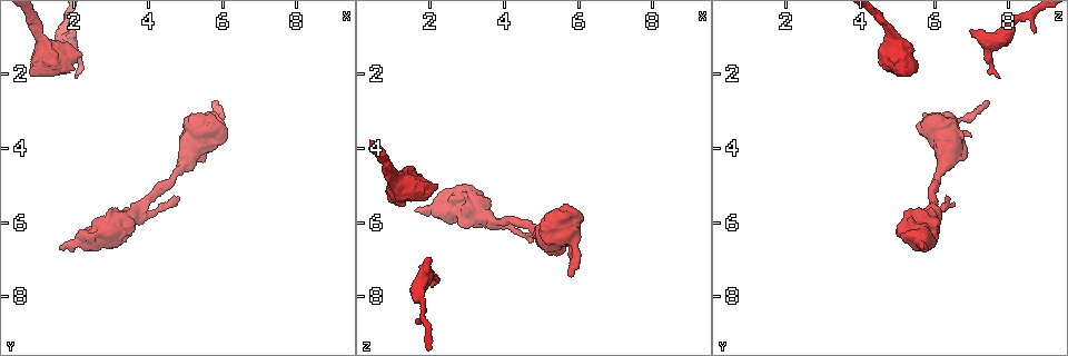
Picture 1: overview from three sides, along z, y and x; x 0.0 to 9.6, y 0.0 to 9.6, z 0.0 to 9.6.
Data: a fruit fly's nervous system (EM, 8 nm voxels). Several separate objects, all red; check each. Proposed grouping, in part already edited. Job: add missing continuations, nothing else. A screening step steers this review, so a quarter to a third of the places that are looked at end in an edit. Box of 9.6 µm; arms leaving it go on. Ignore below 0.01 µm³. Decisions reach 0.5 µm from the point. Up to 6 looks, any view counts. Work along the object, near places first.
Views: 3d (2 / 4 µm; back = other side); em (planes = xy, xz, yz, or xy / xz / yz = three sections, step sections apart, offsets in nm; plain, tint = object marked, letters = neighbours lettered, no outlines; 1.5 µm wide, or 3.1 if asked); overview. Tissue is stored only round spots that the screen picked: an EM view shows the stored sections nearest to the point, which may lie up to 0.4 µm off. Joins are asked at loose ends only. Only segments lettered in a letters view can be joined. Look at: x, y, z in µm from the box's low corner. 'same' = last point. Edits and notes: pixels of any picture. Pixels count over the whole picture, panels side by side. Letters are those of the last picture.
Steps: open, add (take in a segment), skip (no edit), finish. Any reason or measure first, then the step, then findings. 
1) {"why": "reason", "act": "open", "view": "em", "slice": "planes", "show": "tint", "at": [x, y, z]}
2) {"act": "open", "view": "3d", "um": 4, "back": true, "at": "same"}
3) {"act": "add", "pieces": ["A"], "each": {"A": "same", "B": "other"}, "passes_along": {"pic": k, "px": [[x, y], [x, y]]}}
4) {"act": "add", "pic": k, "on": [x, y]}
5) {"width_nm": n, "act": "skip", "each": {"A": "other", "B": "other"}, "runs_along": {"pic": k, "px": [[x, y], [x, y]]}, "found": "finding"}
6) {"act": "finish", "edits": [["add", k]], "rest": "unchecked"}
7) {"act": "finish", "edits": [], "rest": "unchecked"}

{"why": "an open end", "act": "open", "view": "3d", "um": 2, "at": [1.60, 6.70, 5.75]}

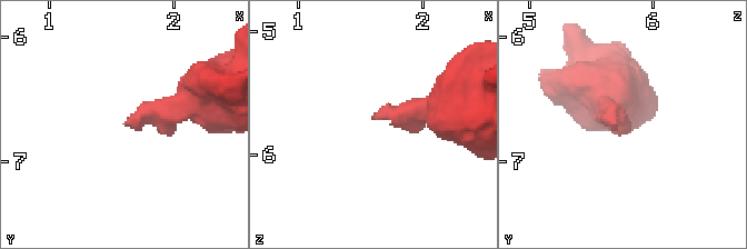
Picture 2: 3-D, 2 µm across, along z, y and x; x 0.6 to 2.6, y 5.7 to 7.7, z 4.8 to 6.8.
{"why": "need the tissue", "act": "open", "view": "em", "slice": "xy", "step": 4, "show": "letters", "at": [1.60, 6.70, 5.68]}

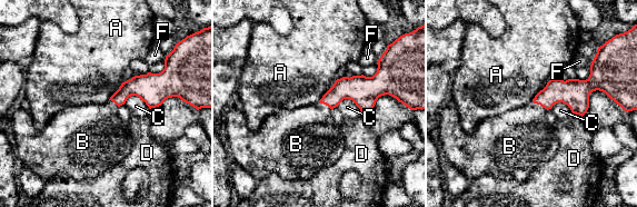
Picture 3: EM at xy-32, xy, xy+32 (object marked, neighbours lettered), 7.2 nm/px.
{"why": "cut it another way", "act": "open", "view": "em", "slice": "planes", "show": "letters", "at": "same"}

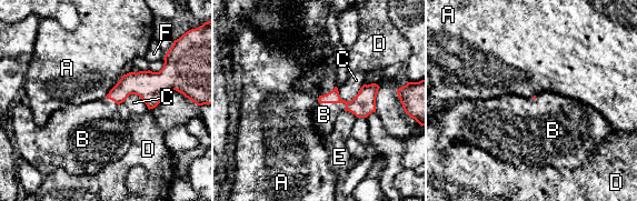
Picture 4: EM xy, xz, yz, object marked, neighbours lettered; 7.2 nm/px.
{"act": "add", "pieces": ["B"], "each": {"A": "other", "B": "same", "C": "other", "D": "other", "E": "other", "F": "other"}, "passes_along": {"pic": 4, "px": [[364, 103], [334, 102], [324, 114]]}, "found": "it goes on there"}

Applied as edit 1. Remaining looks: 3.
{"act": "open", "view": "overview"}

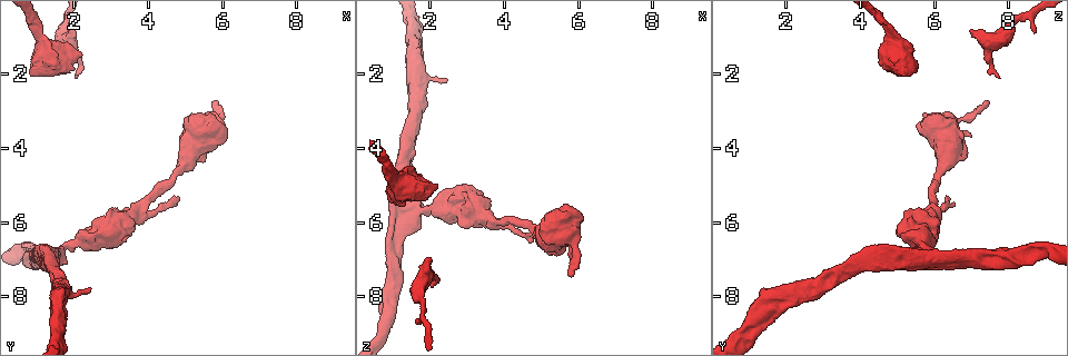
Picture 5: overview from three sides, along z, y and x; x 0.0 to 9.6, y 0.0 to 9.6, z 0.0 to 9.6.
{"why": "free end", "act": "open", "view": "em", "slice": "planes", "show": "tint", "at": [4.90, 5.25, 6.35]}

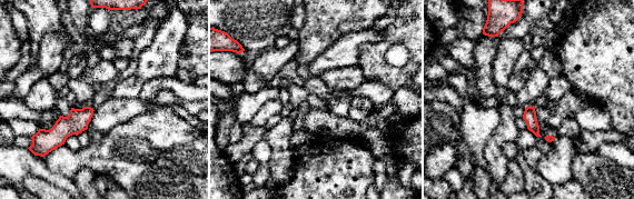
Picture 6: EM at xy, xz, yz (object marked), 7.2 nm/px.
{"why": "what lies round it", "act": "open", "view": "em", "slice": "planes", "show": "letters", "at": "same"}

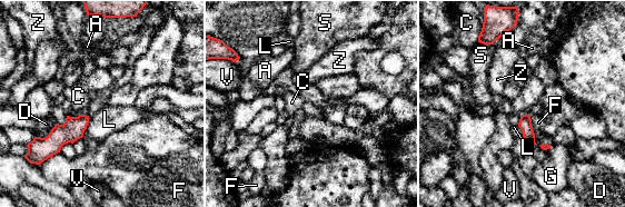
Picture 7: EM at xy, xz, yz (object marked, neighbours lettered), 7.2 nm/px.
{"act": "skip", "each": {"A": "other", "C": "other", "D": "other", "F": "other", "G": "other", "L": "other", "S": "other", "V": "other", "Z": "other"}, "border": {"pic": 7, "px": [[90, 118], [82, 135]]}, "found": "none of them fits"}

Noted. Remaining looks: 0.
{"act": "finish", "edits": [["add", 4]], "rest": "unchecked"}

